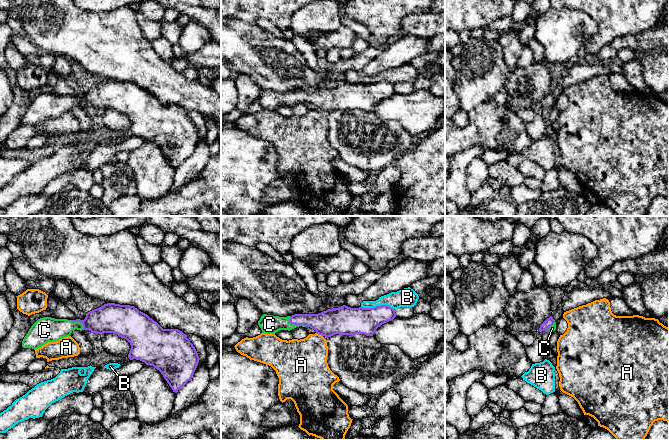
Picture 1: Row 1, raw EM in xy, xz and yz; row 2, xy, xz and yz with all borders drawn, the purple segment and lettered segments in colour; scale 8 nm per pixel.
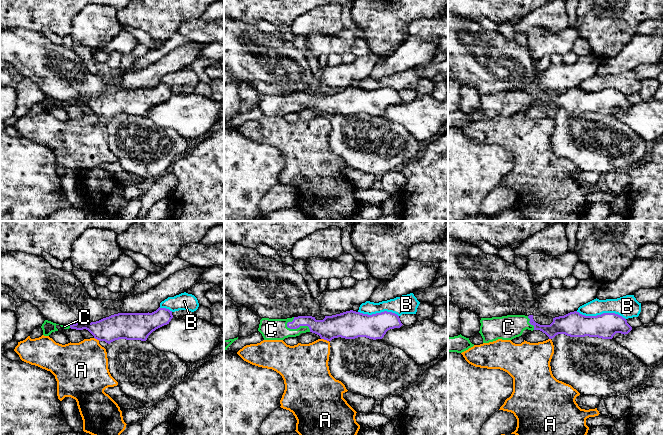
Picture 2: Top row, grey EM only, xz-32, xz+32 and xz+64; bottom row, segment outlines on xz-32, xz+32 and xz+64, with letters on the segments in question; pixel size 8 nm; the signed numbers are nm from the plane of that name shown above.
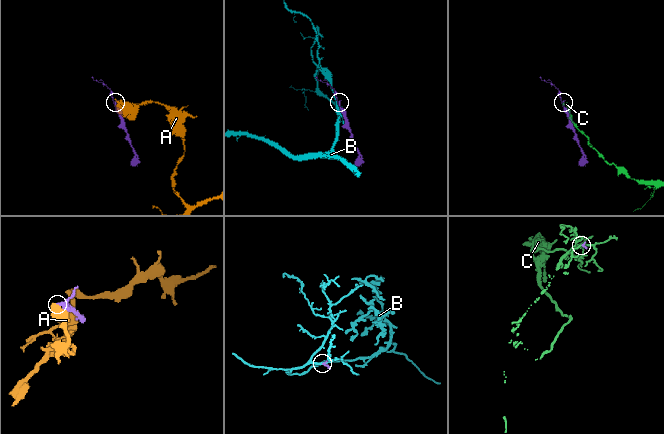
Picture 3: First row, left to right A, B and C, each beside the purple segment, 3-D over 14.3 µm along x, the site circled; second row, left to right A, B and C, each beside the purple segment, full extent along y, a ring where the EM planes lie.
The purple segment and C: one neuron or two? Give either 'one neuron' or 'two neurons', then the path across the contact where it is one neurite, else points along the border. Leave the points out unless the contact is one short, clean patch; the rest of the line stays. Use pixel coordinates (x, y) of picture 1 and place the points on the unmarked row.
one neuron | across xz (326, 99), (295, 100), (269, 100)

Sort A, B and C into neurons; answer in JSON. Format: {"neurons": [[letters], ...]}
{"neurons": [["A"], ["B"], ["C"]]}

